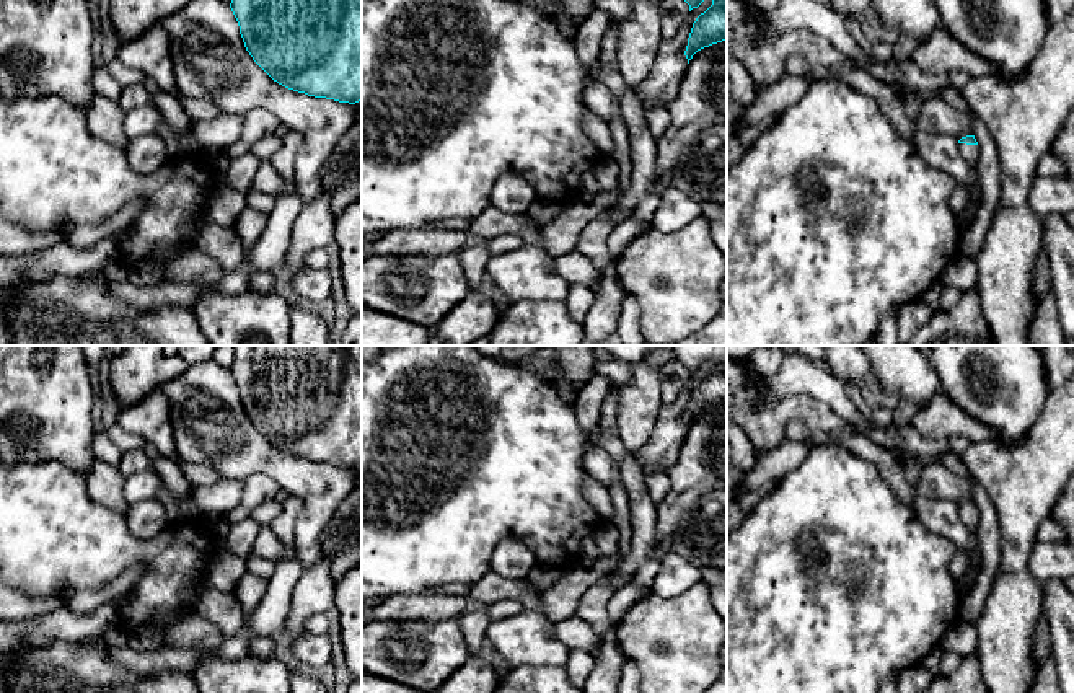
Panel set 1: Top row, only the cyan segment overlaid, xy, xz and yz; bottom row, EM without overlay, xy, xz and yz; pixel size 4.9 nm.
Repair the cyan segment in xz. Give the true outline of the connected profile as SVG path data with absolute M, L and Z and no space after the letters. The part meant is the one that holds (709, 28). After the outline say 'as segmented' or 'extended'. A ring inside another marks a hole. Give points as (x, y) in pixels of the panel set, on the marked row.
M712 0L712 5L704 13L701 13L693 23L688 38L688 46L684 51L688 64L698 51L722 41L727 41L727 0Z; as segmented

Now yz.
M966 135L966 137L962 137L958 140L958 153L971 166L978 165L978 161L979 161L979 145L978 145L975 135Z; extended

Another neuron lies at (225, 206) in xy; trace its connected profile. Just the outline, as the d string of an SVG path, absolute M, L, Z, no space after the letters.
M217 186L210 199L209 217L218 225L235 232L236 220L244 207L246 194L228 186Z

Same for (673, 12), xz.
M660 0L660 8L662 39L671 39L689 16L689 5L684 0Z

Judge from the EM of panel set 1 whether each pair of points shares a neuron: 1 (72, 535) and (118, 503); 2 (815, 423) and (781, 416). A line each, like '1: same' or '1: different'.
1: different
2: same

